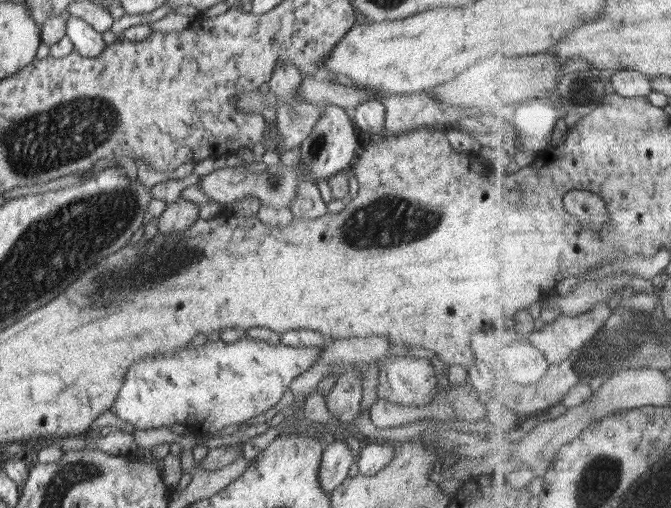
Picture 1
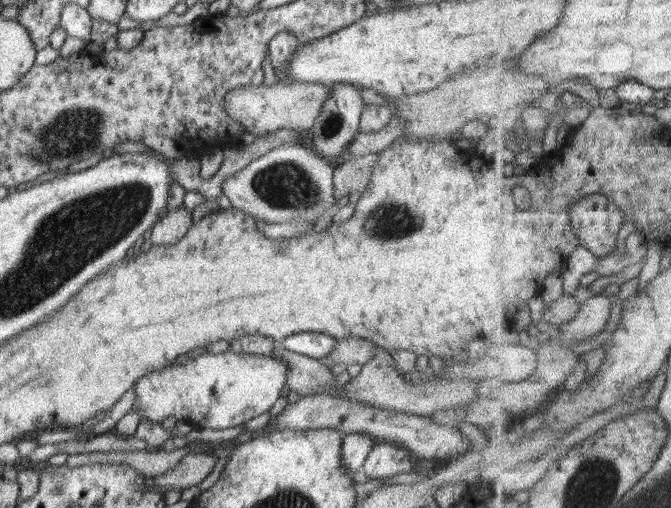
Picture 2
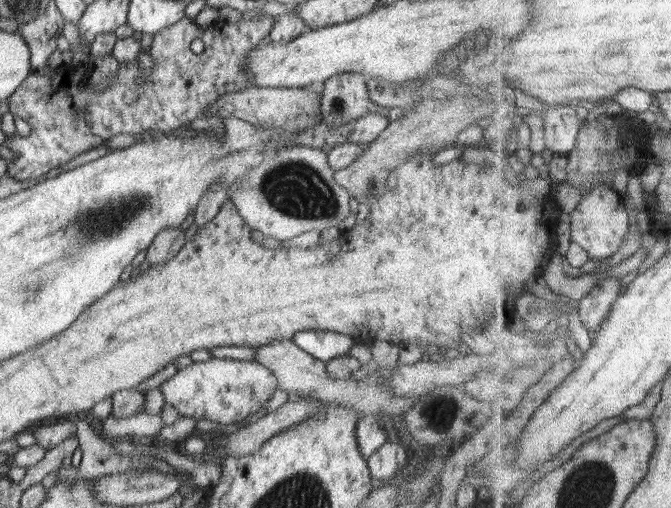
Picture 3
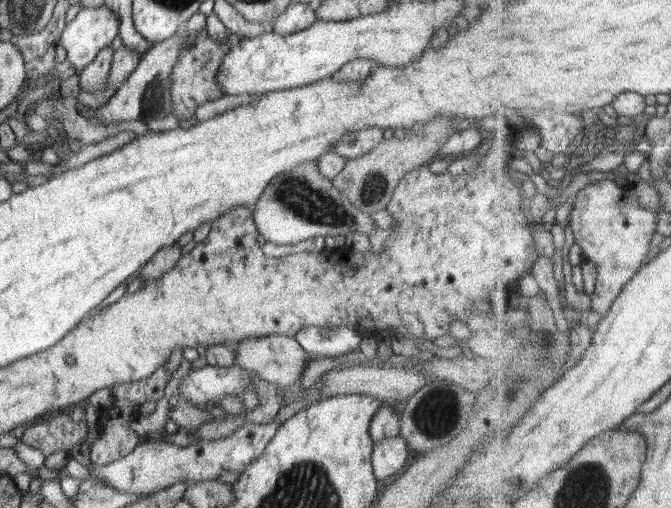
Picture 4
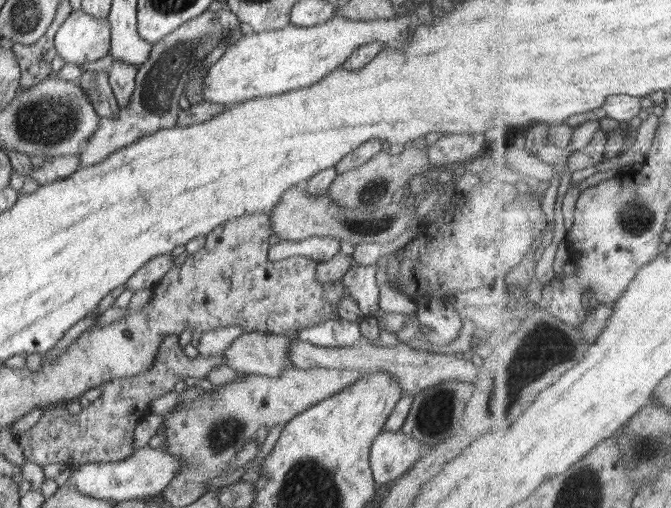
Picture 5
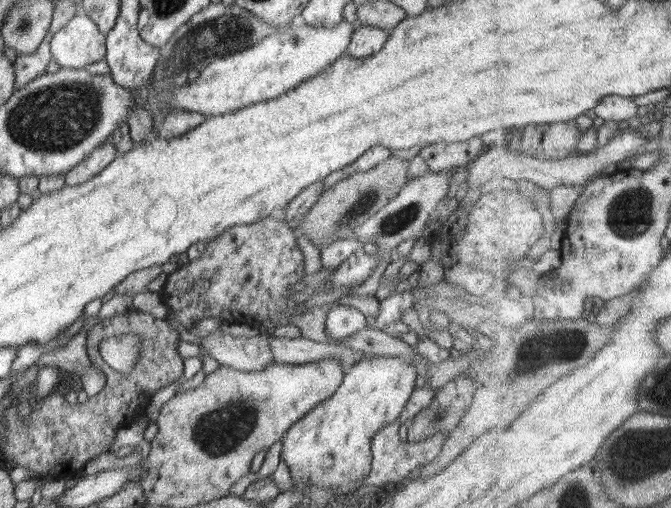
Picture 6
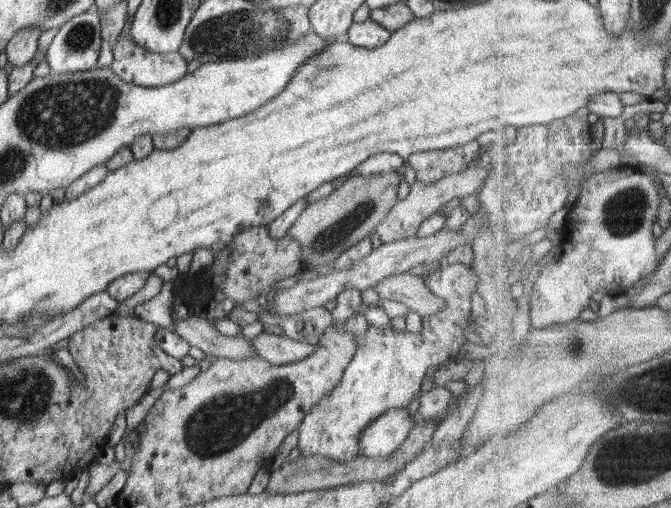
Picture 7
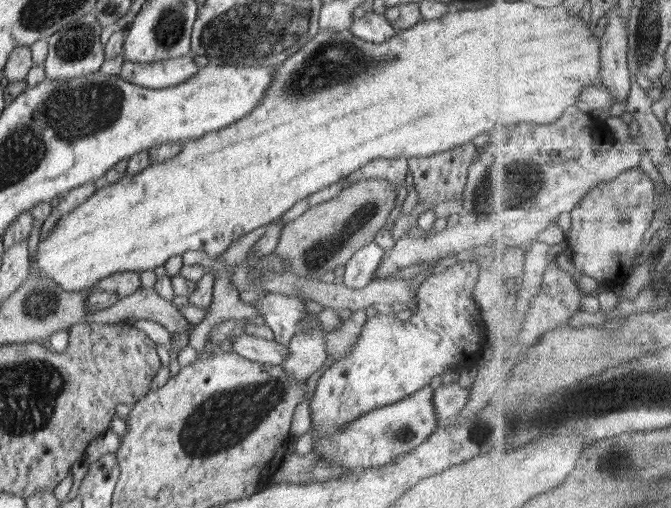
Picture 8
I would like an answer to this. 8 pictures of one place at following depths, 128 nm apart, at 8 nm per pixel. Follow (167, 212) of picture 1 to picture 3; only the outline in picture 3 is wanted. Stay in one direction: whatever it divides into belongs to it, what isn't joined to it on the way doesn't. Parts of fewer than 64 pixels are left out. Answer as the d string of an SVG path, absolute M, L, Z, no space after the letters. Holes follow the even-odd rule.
M169 226L161 234L155 236L155 241L147 248L145 264L159 264L176 256L183 244L185 232L181 226Z

